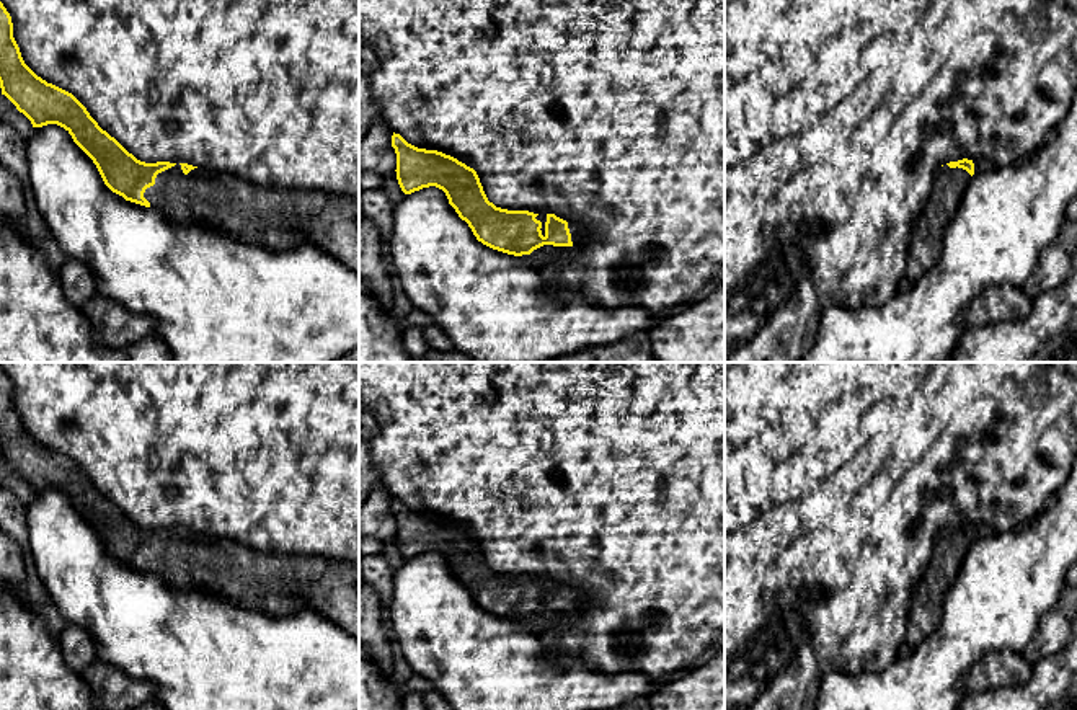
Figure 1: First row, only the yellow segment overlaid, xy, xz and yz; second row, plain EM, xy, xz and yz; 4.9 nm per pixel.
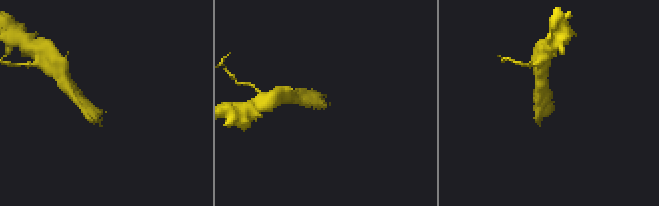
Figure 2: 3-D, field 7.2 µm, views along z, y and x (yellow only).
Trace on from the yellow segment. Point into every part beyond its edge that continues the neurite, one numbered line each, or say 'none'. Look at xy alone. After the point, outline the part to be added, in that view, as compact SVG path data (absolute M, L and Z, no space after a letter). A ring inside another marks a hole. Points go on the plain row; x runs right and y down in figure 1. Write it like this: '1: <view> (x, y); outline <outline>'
1: xy (232, 572); outline M180 529L158 539L155 550L145 555L144 563L150 568L150 573L160 576L176 591L201 591L266 614L292 614L308 607L359 640L359 565L323 557L259 553L243 544L215 535L194 534L184 540Z

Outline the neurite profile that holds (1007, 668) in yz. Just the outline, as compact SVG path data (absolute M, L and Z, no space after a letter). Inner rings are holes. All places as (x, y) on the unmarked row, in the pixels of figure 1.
M1000 650L987 653L964 677L964 690L991 690L1000 687L1020 687L1031 677L1033 666L1020 650Z

